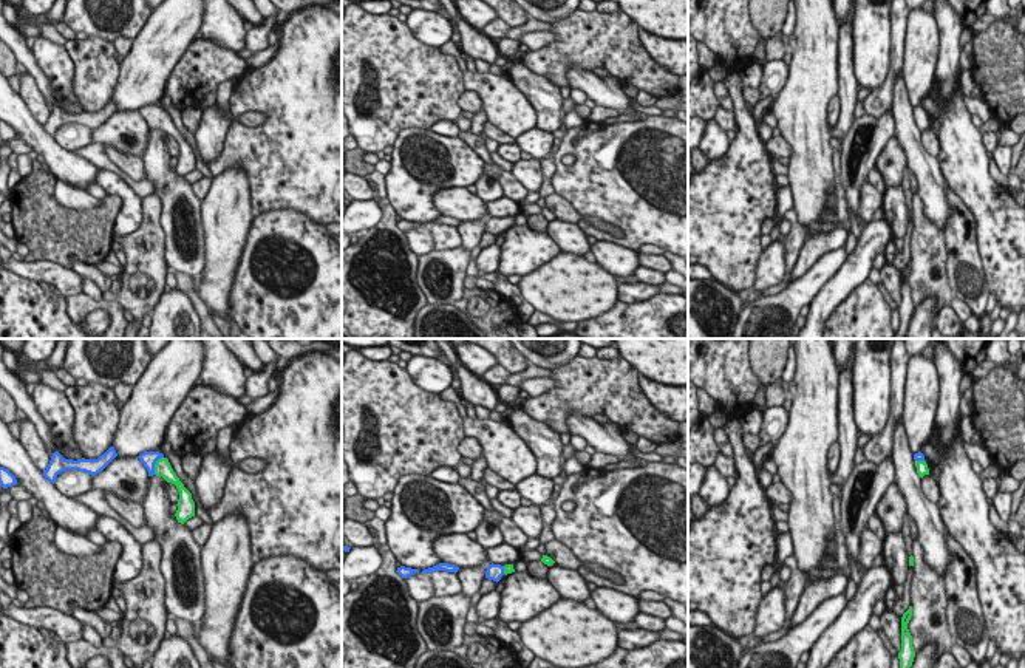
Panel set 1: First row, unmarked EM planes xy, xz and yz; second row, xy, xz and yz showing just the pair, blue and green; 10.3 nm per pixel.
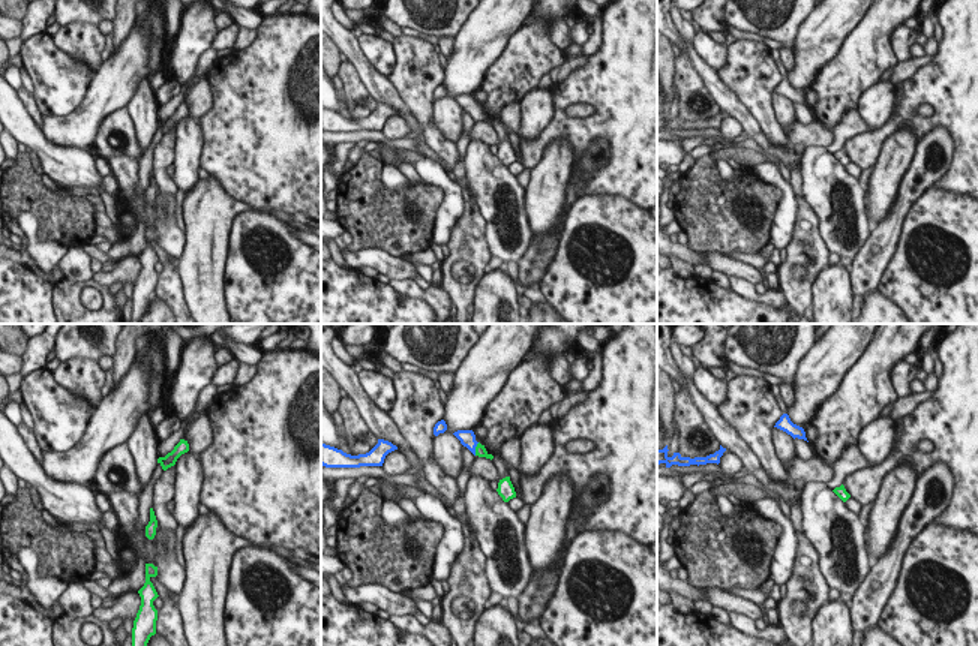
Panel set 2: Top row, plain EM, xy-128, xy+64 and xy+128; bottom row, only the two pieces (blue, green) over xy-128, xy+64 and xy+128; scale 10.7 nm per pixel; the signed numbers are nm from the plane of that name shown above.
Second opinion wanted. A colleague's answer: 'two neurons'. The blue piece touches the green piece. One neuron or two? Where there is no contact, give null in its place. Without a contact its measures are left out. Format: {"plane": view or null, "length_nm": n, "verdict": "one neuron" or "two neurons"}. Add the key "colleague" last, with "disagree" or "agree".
{"plane": "xy", "length_nm": 220, "verdict": "one neuron", "colleague": "disagree"}

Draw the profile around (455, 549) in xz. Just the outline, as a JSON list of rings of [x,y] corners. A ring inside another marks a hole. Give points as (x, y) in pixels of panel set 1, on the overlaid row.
[[[442,535],[431,543],[434,554],[441,563],[455,564],[458,567],[475,567],[489,561],[485,549],[472,541],[467,535]]]

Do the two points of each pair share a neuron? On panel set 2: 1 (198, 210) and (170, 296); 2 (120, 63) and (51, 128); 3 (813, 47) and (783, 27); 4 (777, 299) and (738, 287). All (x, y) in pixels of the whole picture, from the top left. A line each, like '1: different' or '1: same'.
1: different
2: same
3: different
4: same

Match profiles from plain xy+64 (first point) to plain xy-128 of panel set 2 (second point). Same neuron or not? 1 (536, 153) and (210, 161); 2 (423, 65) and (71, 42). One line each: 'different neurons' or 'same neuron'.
1: same neuron
2: same neuron

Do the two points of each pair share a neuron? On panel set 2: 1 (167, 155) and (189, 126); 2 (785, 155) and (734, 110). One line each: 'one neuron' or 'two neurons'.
1: two neurons
2: one neuron

